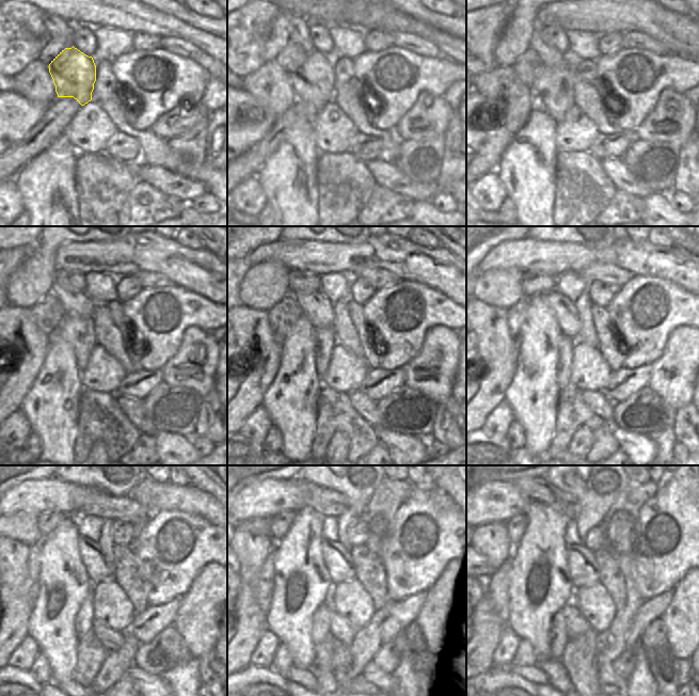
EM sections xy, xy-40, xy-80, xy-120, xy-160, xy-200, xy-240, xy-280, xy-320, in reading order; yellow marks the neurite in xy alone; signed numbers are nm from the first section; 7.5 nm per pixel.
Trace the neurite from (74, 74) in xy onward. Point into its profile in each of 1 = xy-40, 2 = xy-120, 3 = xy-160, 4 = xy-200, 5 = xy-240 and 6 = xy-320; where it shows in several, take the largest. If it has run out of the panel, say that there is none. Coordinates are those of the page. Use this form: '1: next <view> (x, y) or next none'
1: next xy-40 (313, 82)
2: next xy-120 (79, 332)
3: next xy-160 (324, 336)
4: next xy-200 (565, 360)
5: next xy-240 (84, 618)
6: next xy-320 (558, 637)

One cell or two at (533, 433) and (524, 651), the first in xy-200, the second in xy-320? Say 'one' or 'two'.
two

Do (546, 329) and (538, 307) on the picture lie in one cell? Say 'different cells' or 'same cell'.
same cell

